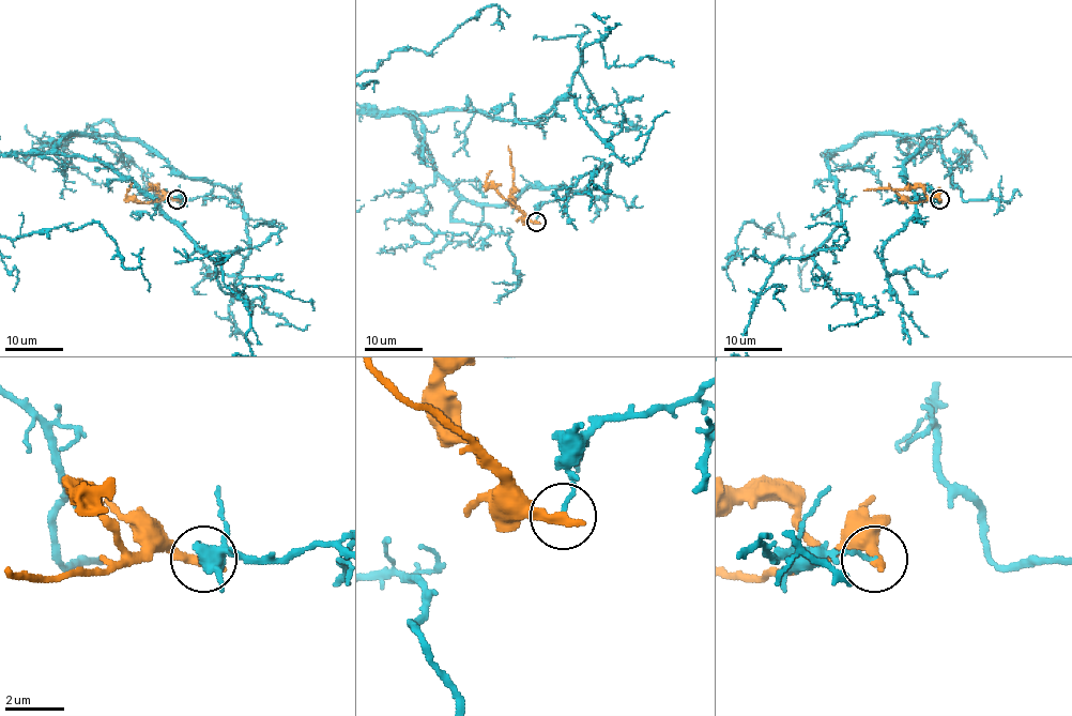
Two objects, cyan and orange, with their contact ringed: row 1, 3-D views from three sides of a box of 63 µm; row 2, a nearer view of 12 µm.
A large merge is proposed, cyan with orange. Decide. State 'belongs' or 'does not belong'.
does not belong

